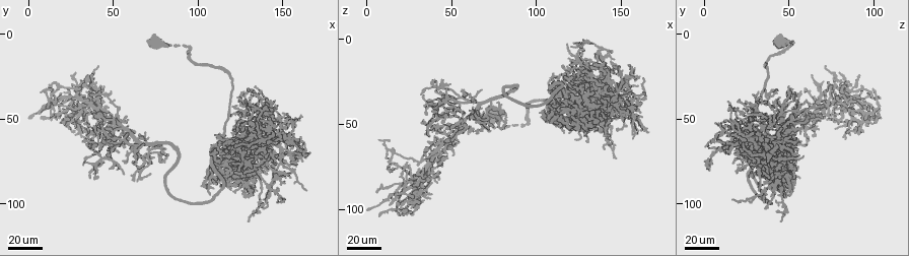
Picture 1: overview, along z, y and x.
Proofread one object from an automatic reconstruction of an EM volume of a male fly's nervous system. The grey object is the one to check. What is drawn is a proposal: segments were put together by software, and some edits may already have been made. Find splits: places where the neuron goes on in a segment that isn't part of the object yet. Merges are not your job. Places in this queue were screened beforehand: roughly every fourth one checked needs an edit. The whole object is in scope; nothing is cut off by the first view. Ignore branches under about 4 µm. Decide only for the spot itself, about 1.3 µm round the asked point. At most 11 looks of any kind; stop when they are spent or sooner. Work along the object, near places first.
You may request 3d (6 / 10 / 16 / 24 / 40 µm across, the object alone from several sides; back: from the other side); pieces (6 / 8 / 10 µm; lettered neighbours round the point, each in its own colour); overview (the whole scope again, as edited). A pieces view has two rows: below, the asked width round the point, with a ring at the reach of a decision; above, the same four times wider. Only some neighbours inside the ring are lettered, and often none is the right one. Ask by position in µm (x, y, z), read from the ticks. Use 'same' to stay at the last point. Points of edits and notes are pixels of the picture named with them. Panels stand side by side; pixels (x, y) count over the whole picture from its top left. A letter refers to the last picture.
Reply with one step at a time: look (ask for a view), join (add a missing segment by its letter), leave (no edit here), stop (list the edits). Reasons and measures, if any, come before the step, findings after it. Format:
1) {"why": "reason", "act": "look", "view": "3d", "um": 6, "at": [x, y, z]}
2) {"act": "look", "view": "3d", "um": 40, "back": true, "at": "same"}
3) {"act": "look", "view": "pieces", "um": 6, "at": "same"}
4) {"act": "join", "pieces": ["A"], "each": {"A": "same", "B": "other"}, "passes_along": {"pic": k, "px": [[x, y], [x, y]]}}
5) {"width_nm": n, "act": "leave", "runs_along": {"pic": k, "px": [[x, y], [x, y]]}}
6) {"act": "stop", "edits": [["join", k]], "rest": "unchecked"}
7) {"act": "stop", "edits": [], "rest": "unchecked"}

{"why": "an open end", "act": "look", "view": "3d", "um": 40, "at": [134, 82, 32]}

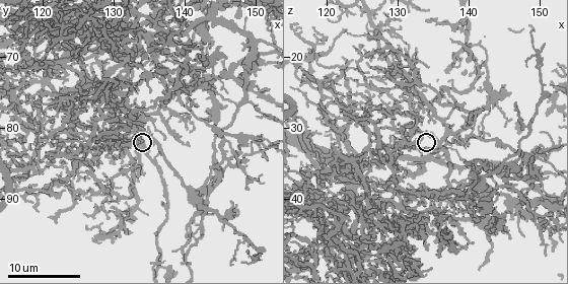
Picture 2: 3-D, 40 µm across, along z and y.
{"why": "see the neighbours", "act": "look", "view": "pieces", "um": 6, "at": [133.0, 82.5, 31.5]}

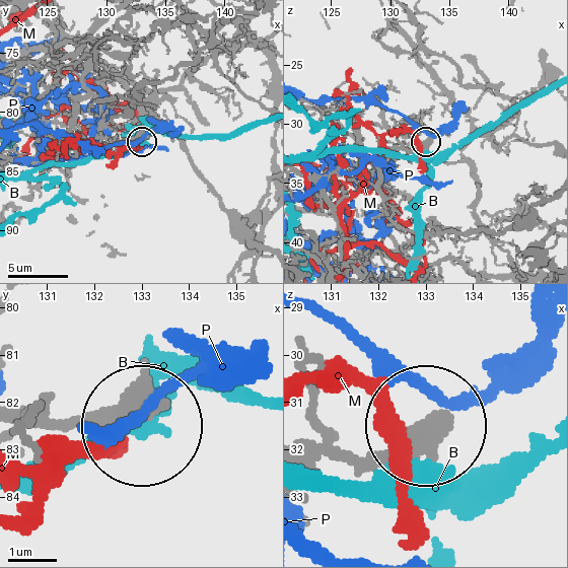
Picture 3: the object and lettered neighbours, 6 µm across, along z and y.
{"width_nm": 480, "act": "leave", "each": {"B": "other", "M": "other", "P": "other"}, "found": "no lettered segment goes on from it"}

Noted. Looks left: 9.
{"why": "branch stops here", "act": "look", "view": "pieces", "um": 8, "at": [150.5, 98.0, 18.5]}

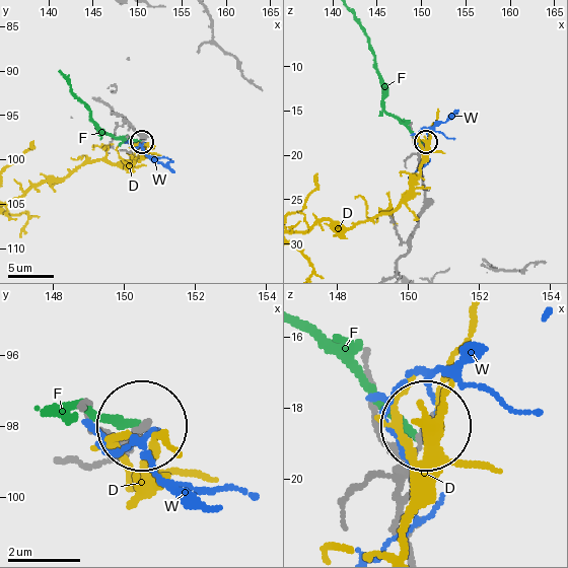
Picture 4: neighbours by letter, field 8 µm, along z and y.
{"act": "leave", "each": {"D": "other", "F": "other", "W": "other"}, "found": "none of them fits"}

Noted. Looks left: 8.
{"why": "free end", "act": "look", "view": "3d", "um": 24, "at": [124, 79, 3]}

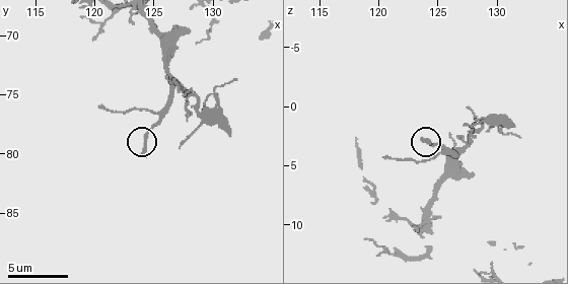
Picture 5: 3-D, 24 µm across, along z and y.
{"act": "look", "view": "pieces", "um": 6, "at": [123.8, 80.0, 2.6]}

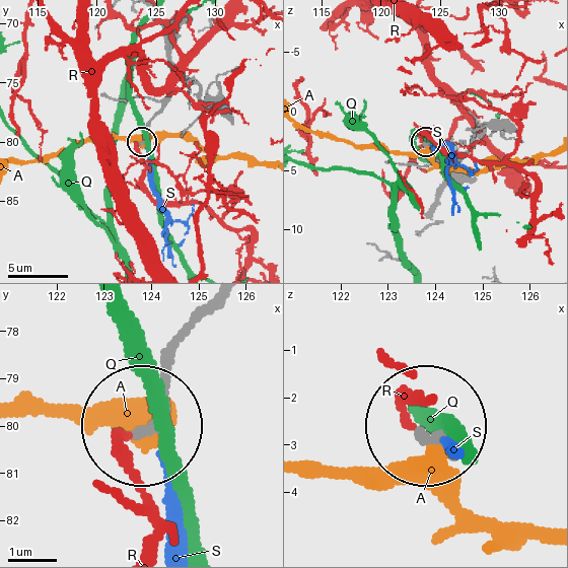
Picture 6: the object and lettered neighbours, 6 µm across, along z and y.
{"act": "join", "pieces": ["S"], "each": {"A": "other", "Q": "other", "R": "other", "S": "same"}, "passes_along": {"pic": 6, "px": [[158, 113], [147, 130], [147, 178], [174, 266]]}, "found": "the neuron continues"}

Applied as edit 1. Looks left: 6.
{"why": "end of a long branch", "act": "look", "view": "3d", "um": 40, "at": [57, 83, 43]}

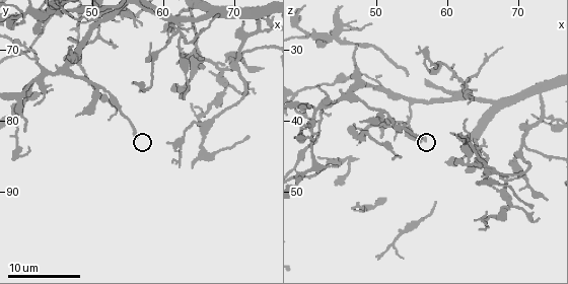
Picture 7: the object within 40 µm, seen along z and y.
{"act": "look", "view": "pieces", "um": 10, "at": [56.0, 82.5, 43.0]}

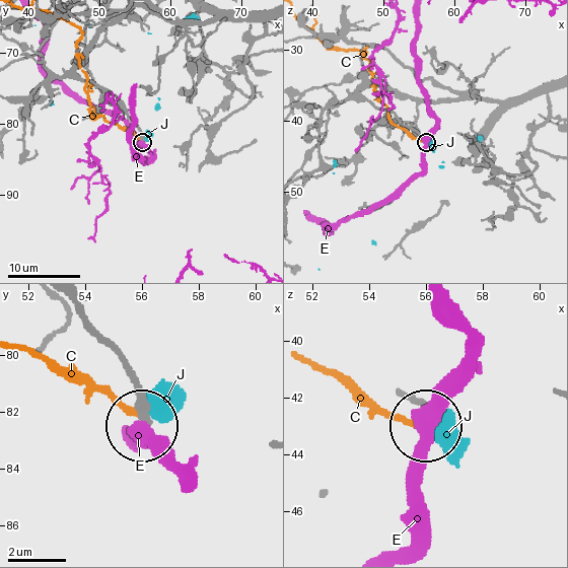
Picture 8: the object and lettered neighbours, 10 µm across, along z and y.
{"width_nm": 300, "act": "leave", "each": {"C": "other", "E": "other", "J": "other"}, "found": "no lettered segment goes on from it"}

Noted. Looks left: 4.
{"why": "free end", "act": "look", "view": "pieces", "um": 8, "at": [121.0, 92.5, 45.5]}

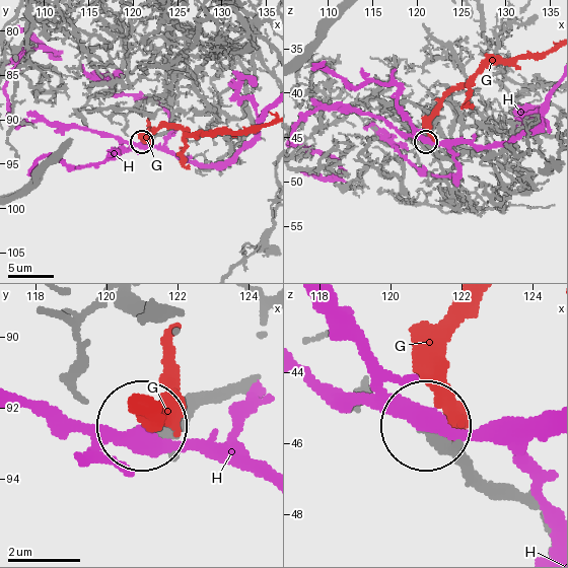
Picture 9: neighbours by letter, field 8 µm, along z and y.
{"act": "leave", "each": {"G": "other", "H": "other"}, "found": "no lettered segment goes on from it"}

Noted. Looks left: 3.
{"act": "stop", "edits": [["join", 6]], "rest": "unchecked"}

